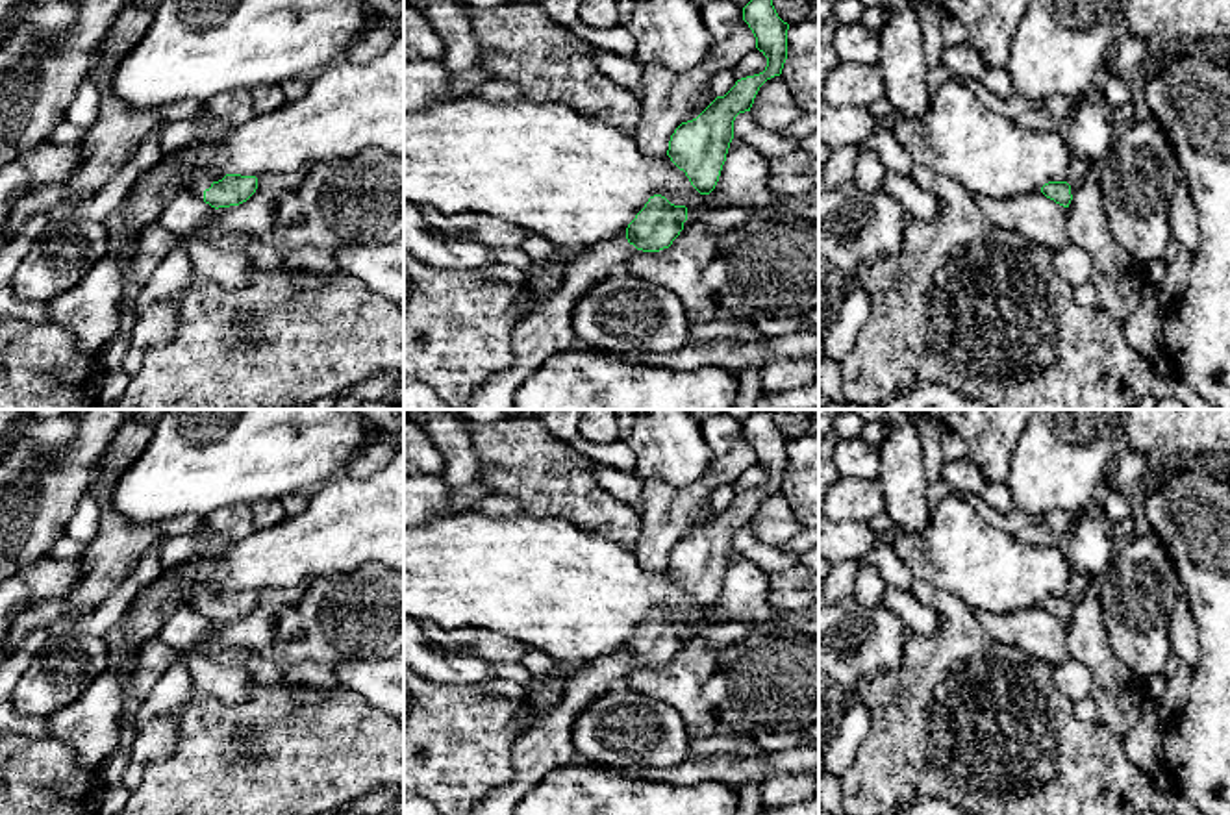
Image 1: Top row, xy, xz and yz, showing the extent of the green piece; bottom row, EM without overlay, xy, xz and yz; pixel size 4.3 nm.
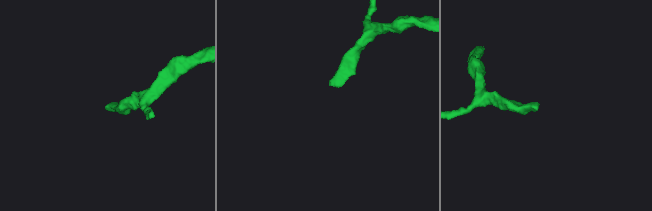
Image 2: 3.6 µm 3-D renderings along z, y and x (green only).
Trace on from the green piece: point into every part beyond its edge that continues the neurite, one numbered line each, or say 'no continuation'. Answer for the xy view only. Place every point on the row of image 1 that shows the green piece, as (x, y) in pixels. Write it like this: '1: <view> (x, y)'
1: xy (202, 180)

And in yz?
1: yz (1079, 169)

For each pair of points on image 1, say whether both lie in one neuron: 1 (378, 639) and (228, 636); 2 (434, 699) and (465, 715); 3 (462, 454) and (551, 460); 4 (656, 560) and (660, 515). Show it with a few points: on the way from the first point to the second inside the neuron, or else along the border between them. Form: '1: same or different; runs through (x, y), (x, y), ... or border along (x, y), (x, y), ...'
1: same; runs through (341, 639), (265, 636)
2: same; runs through (441, 706), (451, 715), (458, 715)
3: different; border along (467, 428), (480, 465), (478, 480)
4: same; runs through (656, 549), (660, 526)

